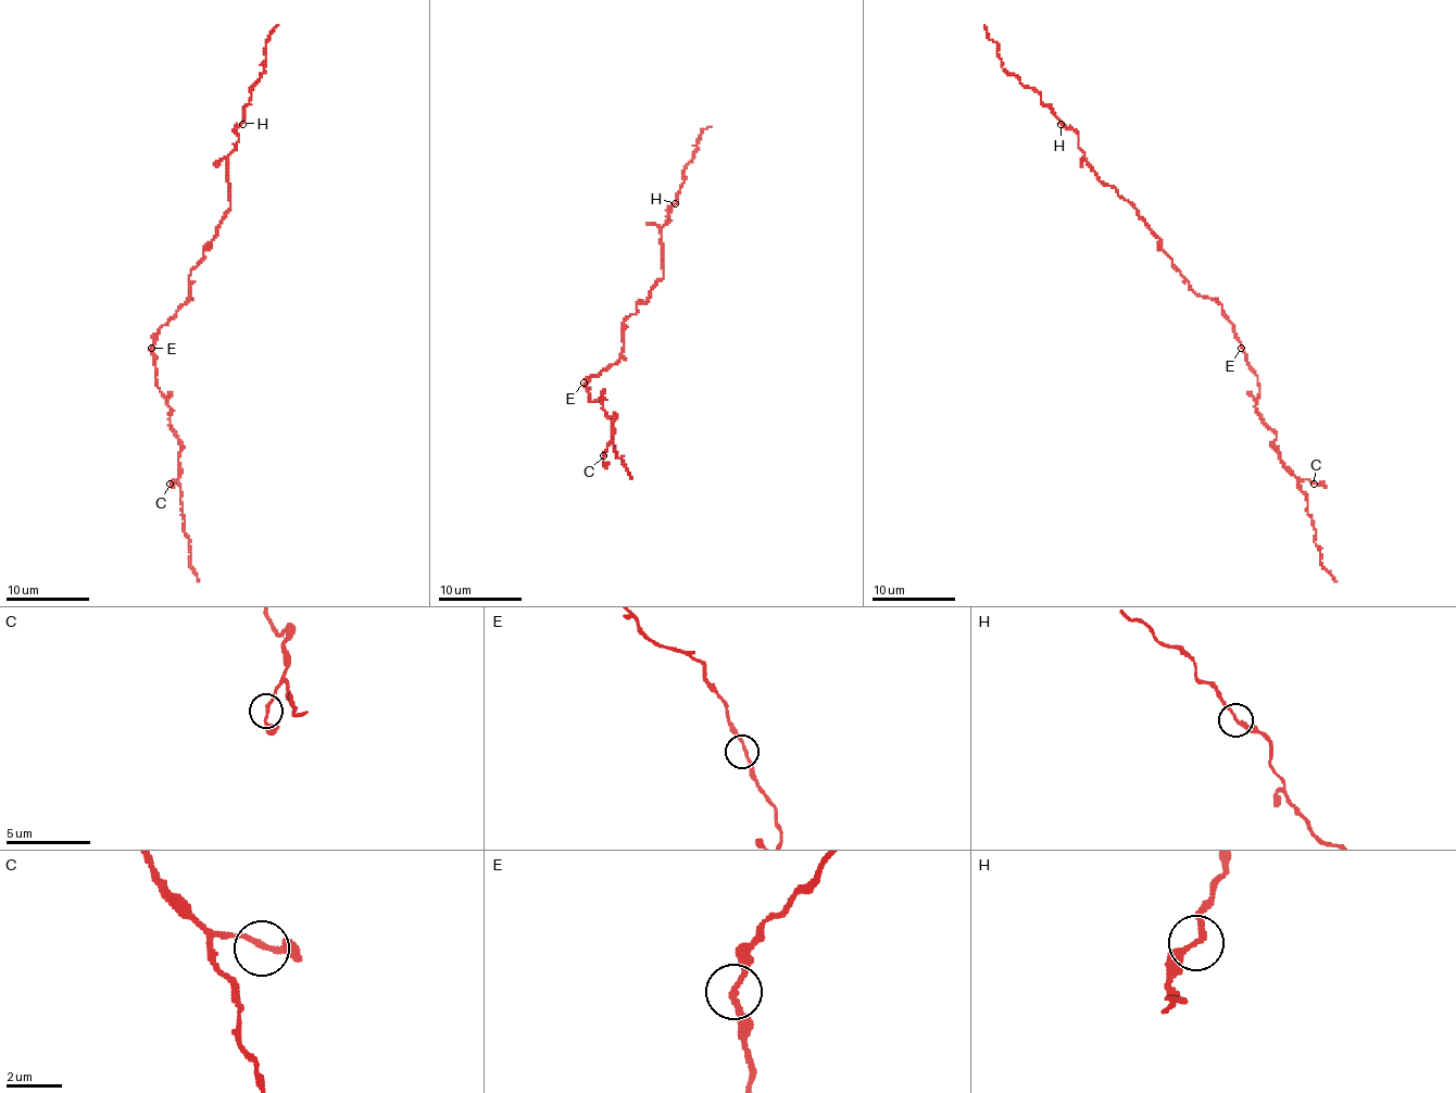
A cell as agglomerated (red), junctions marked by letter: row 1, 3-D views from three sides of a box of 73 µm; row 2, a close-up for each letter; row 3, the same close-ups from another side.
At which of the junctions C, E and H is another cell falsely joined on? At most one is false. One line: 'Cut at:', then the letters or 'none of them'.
Cut at: none of them

